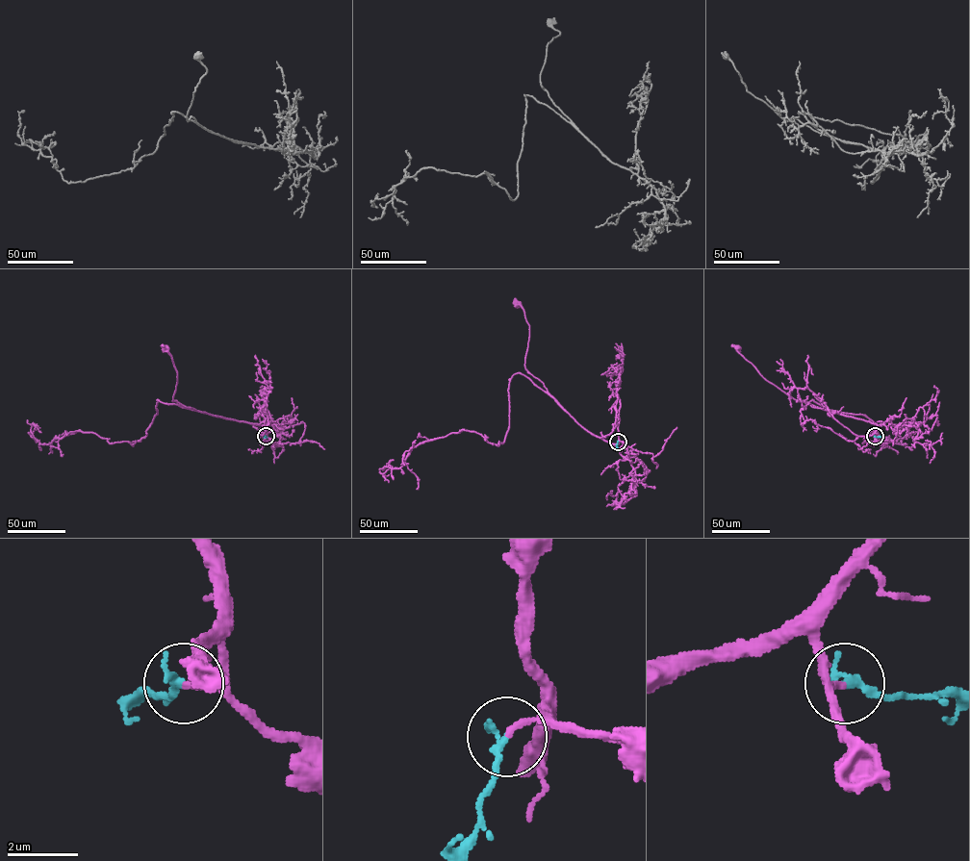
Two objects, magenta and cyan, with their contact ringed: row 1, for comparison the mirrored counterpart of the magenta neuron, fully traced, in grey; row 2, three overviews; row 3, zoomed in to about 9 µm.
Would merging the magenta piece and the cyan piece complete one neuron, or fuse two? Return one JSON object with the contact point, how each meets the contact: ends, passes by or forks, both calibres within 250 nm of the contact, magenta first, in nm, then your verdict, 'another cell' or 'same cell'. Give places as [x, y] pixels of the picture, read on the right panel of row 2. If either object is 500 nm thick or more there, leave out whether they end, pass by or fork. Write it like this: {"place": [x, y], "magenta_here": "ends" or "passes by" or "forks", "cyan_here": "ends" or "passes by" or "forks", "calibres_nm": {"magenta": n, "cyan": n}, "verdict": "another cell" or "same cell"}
{"place": [875, 436], "magenta_here": "ends", "cyan_here": "ends", "calibres_nm": {"magenta": 180, "cyan": 240}, "verdict": "same cell"}

